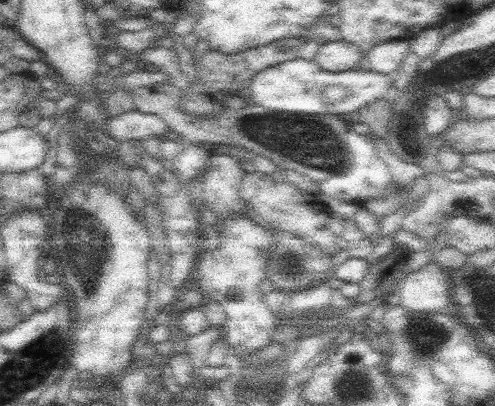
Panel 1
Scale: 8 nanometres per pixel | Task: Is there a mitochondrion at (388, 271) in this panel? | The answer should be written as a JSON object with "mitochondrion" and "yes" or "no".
{"mitochondrion":"no"}

